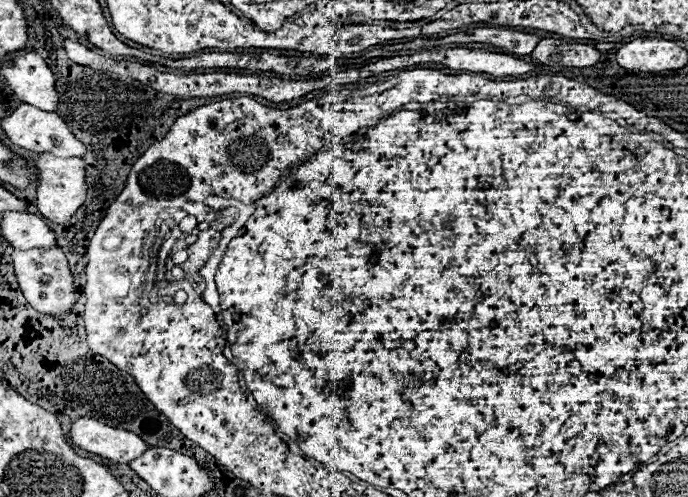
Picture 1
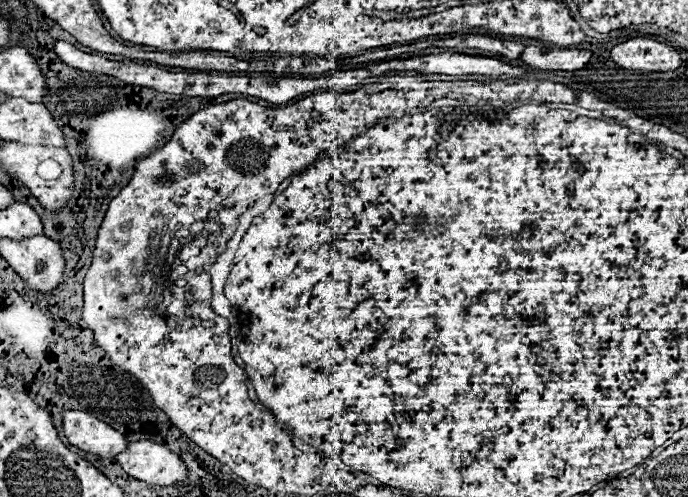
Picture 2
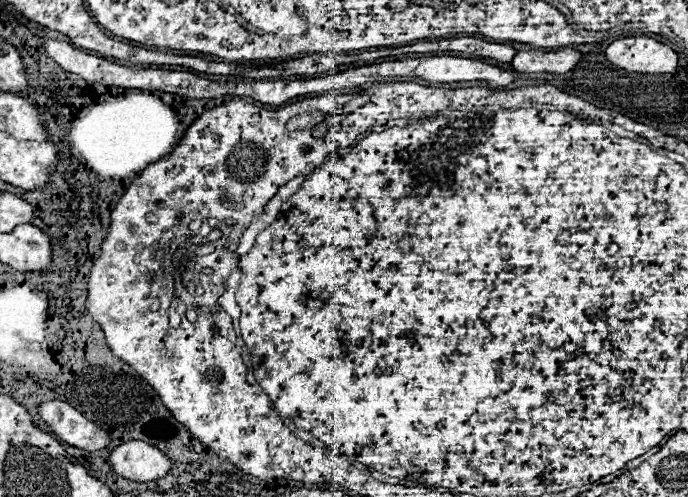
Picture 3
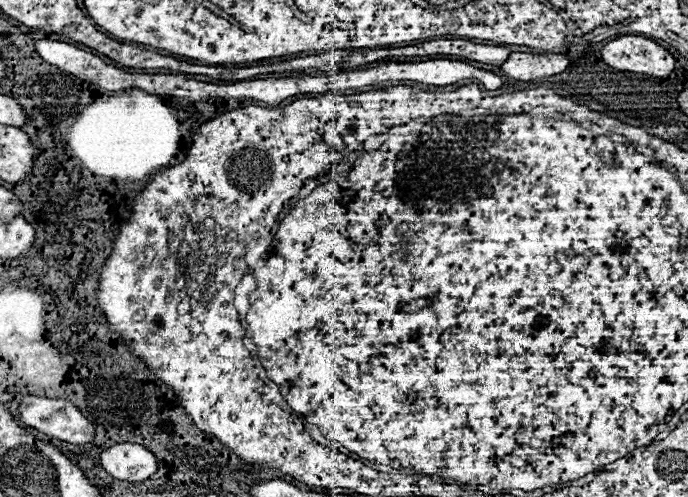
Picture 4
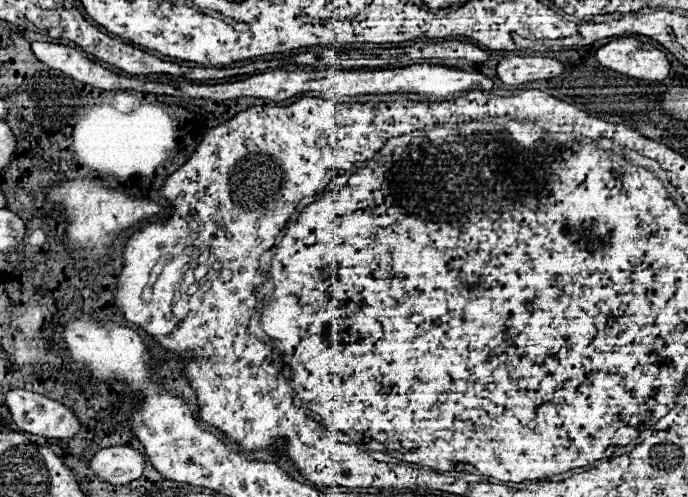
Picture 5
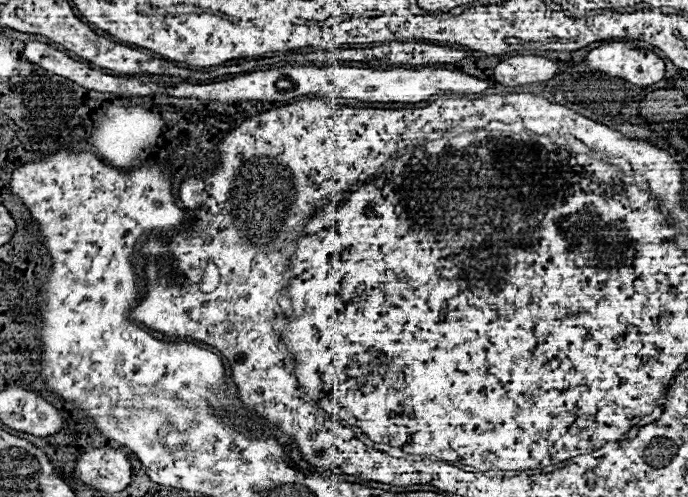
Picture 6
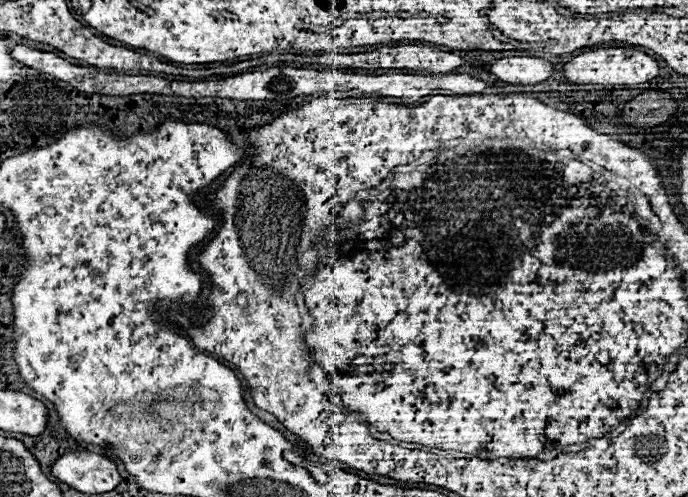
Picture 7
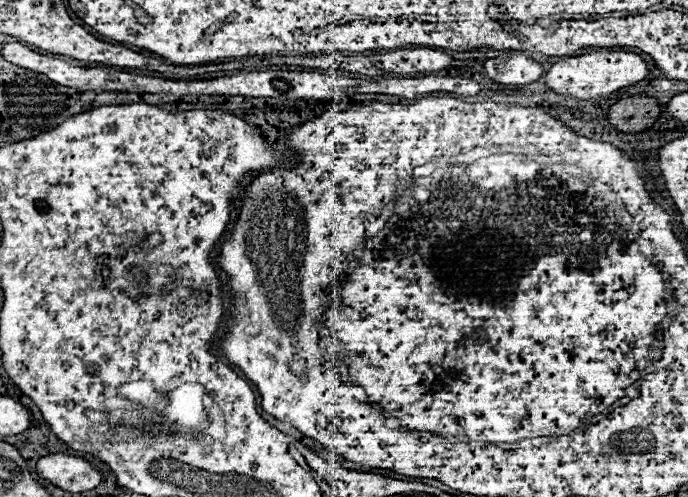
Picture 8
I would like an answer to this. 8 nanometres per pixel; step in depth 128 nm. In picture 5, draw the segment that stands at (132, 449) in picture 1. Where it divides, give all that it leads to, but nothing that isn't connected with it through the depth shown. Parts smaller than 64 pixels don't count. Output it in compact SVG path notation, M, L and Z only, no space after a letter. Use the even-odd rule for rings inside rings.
M22 388L10 390L6 404L18 428L30 434L64 440L74 438L82 428L78 416L68 406L36 392Z

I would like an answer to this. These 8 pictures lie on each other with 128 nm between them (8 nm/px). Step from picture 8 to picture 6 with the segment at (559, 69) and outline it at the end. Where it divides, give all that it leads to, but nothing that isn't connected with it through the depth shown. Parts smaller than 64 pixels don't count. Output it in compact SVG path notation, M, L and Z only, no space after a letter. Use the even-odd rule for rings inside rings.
M610 42L594 48L588 54L586 64L604 74L624 78L636 86L656 84L666 72L662 58L658 58L654 52L634 50L626 42Z

